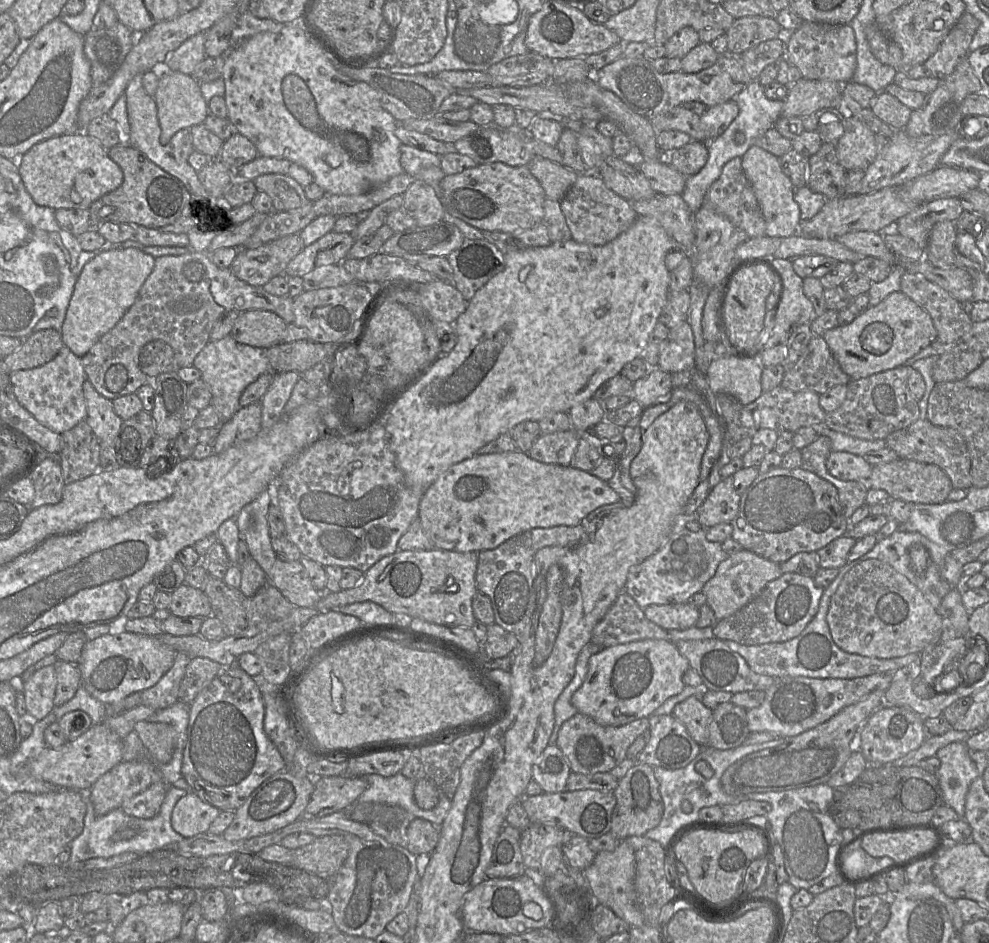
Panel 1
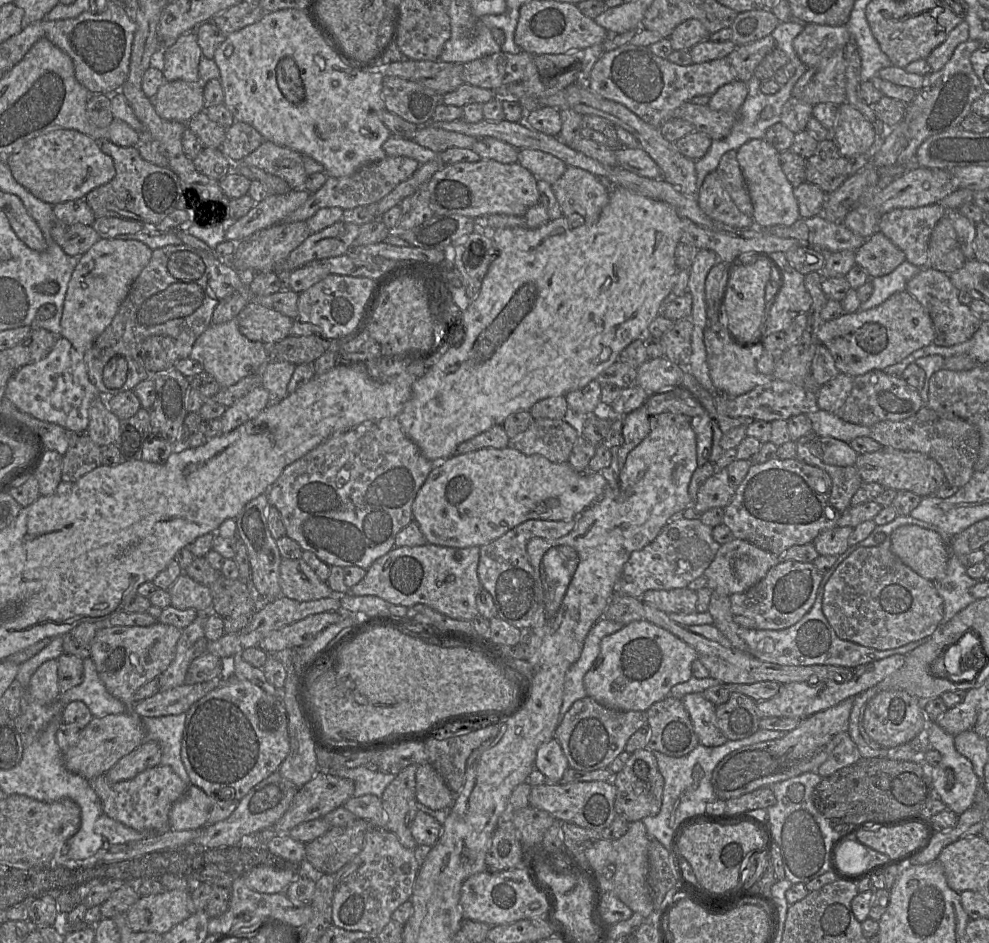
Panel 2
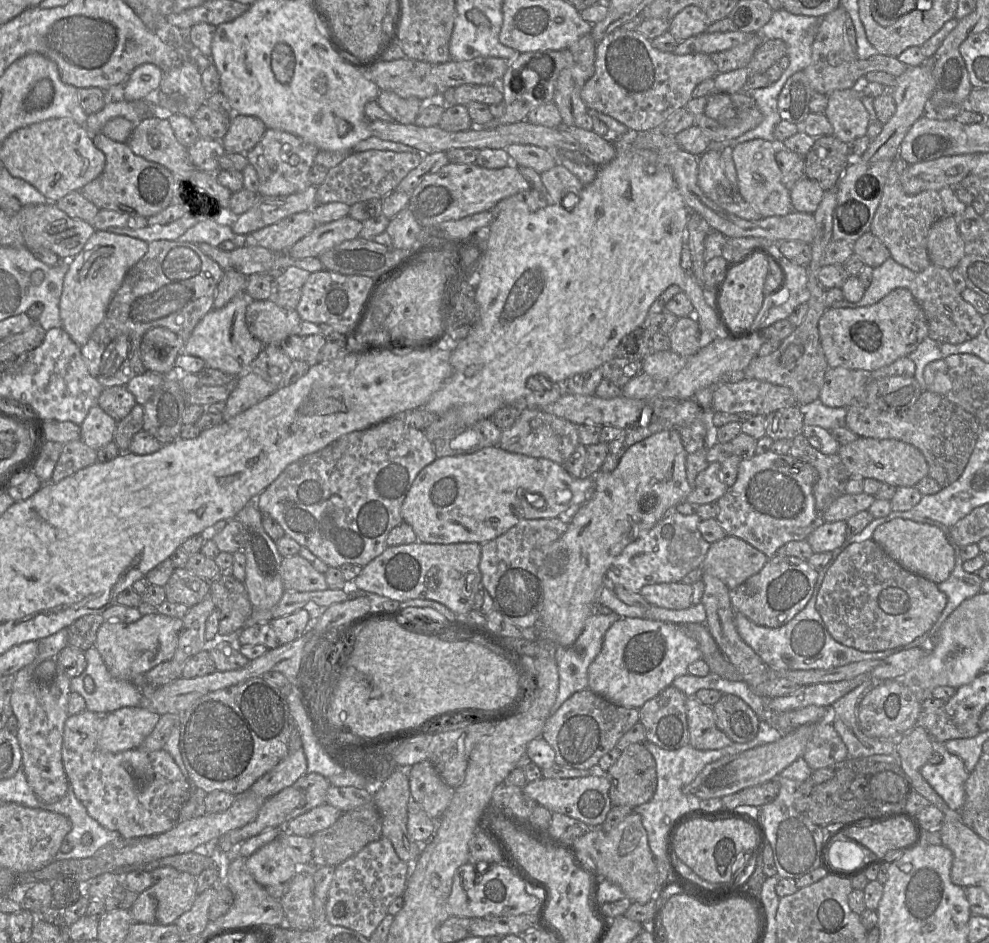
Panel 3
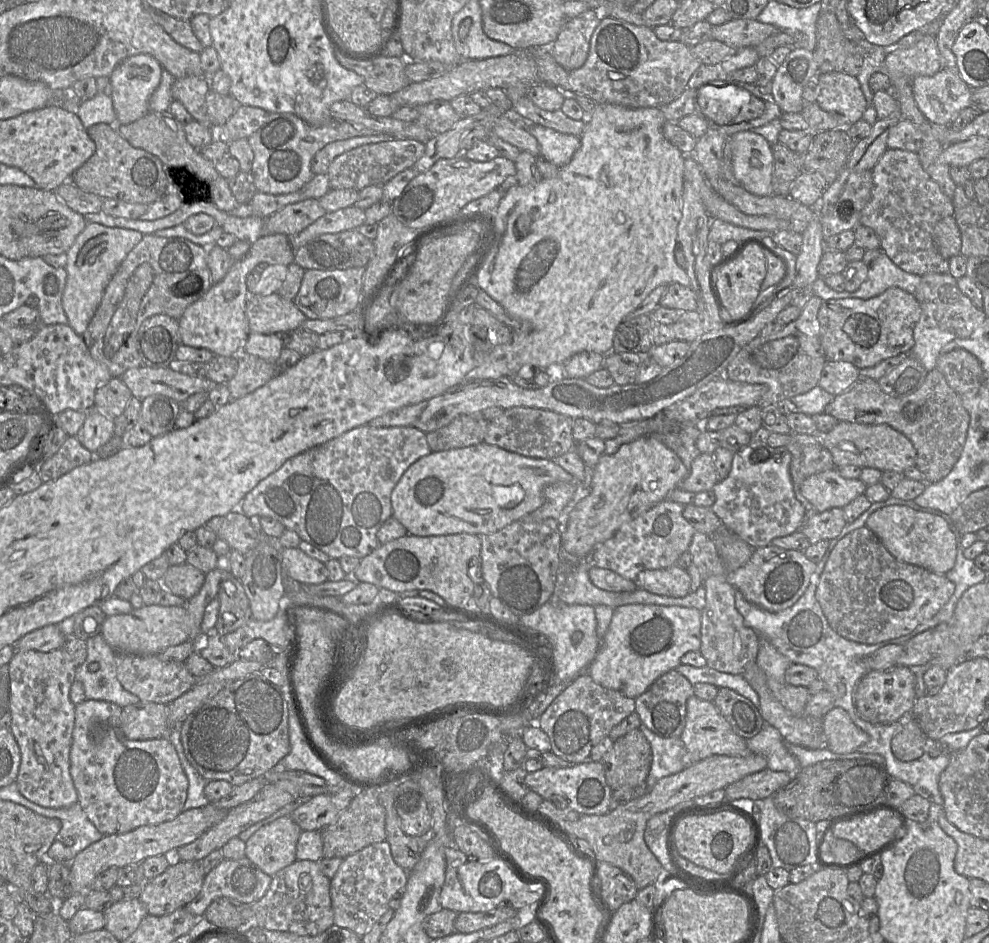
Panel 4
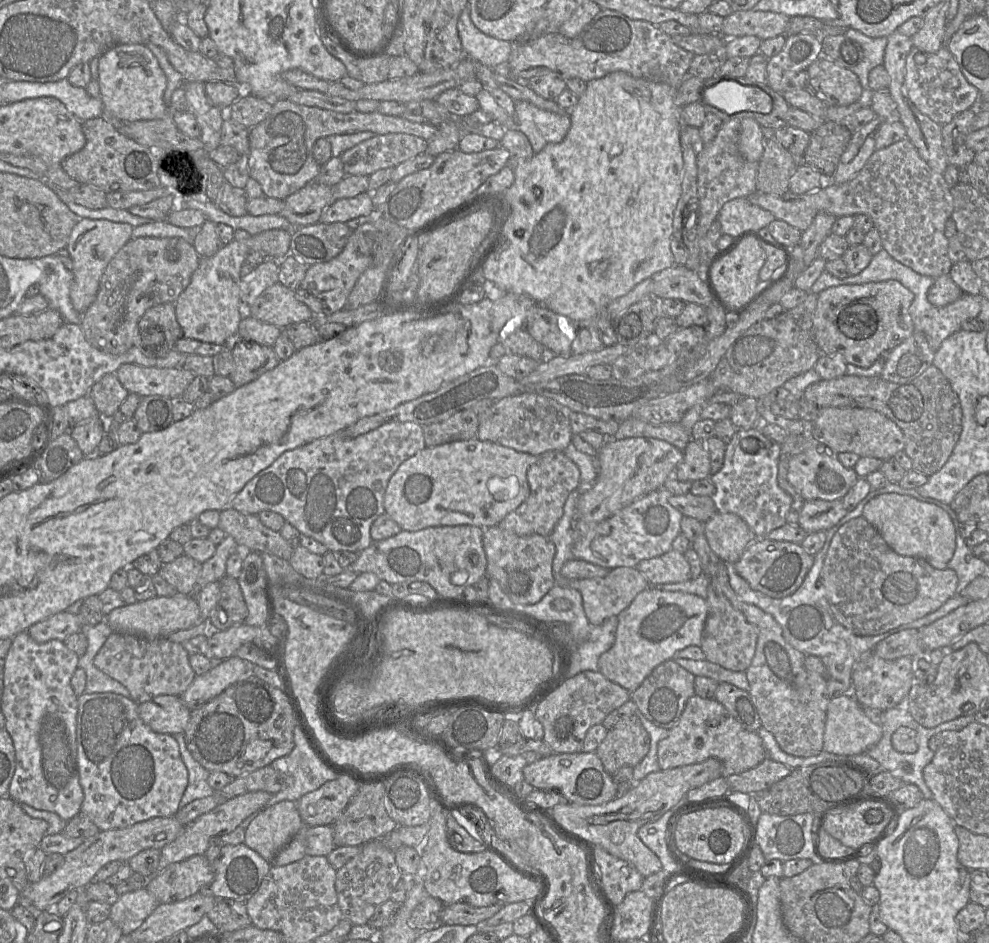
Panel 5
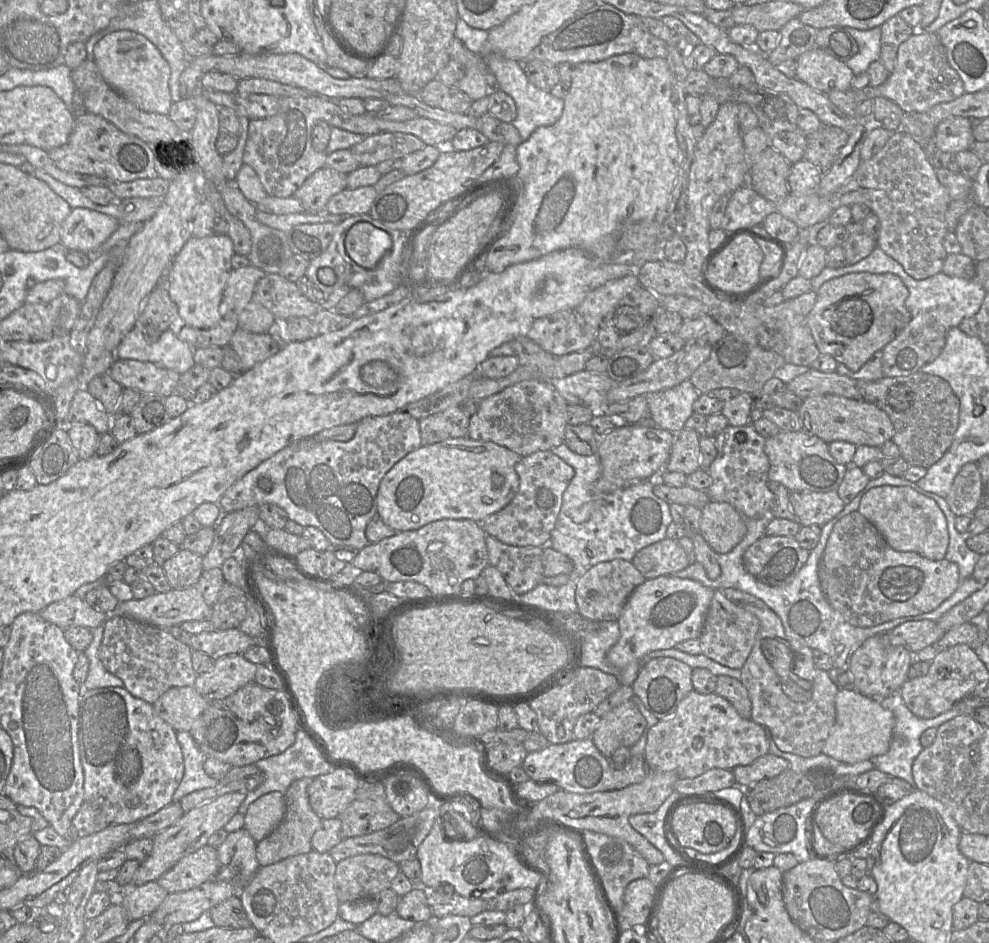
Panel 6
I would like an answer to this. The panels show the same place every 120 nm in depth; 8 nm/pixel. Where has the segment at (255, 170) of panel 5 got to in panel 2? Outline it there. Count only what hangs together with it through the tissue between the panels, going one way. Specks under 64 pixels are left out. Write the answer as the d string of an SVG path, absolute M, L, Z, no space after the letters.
M265 140L240 162L284 179L294 190L304 188L308 178L303 158L304 156L295 150Z

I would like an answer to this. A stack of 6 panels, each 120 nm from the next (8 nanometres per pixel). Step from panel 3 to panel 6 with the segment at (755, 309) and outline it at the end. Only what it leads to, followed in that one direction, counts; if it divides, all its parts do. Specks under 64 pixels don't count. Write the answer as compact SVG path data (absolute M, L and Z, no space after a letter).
M741 235L712 262L707 277L725 293L741 295L756 285L763 257L759 243Z

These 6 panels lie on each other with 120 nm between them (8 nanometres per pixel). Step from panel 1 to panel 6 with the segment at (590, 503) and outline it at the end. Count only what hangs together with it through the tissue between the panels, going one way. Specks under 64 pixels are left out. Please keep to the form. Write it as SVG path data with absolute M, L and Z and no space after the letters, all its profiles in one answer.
M468 437L422 445L382 478L376 495L377 514L396 532L417 530L442 519L481 521L507 506L518 492L515 465L521 458L493 442Z

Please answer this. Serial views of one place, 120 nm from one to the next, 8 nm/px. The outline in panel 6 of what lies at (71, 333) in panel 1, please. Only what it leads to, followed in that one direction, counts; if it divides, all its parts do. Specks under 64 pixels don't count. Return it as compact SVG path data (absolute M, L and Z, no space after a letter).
M73 208L61 225L61 241L69 249L94 252L119 227L120 221L88 208Z

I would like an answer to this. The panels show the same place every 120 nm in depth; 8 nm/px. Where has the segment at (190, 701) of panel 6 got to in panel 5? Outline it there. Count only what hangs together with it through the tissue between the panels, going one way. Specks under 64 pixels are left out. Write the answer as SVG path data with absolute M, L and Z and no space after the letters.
M159 695L138 705L141 720L157 733L184 733L191 710L180 696Z

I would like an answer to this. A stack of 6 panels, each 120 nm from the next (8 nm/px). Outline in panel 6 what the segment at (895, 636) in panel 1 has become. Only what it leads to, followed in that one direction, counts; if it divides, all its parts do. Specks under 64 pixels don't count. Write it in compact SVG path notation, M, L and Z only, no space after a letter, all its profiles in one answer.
M858 510L844 516L834 525L820 560L820 585L825 597L848 623L861 628L930 612L947 600L961 583L959 569L955 563L946 558L934 561L916 552L893 549Z

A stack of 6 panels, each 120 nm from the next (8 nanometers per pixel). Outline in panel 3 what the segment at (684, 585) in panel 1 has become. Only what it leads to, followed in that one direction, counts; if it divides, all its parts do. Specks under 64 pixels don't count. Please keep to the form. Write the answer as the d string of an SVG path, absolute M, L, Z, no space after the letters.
M670 511L613 559L606 572L606 584L639 592L645 585L681 582L686 574L702 566L711 545L698 530L701 520L697 512L683 515Z

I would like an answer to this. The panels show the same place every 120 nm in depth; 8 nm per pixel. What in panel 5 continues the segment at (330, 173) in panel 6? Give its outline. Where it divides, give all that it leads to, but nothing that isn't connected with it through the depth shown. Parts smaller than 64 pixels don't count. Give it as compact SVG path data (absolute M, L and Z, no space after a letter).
M310 181L303 188L288 196L279 213L296 227L319 222L324 210L334 201L333 187Z

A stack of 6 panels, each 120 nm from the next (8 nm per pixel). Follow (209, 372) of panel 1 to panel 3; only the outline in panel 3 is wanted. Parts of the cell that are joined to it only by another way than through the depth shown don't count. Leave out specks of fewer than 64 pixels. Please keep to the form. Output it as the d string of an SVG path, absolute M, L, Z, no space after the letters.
M246 291L235 296L219 309L209 311L195 326L189 339L184 342L183 352L203 359L207 367L239 377L249 371L249 366L257 358L264 344L249 332L245 314L249 299Z

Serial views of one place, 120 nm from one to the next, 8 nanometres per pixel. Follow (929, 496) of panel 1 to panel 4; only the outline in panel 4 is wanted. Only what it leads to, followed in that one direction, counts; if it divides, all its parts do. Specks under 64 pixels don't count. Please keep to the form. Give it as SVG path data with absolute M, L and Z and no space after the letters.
M838 421L831 431L818 433L818 438L831 453L836 467L855 465L860 468L869 467L880 471L893 470L903 473L916 464L917 451L911 441L887 424L871 425Z

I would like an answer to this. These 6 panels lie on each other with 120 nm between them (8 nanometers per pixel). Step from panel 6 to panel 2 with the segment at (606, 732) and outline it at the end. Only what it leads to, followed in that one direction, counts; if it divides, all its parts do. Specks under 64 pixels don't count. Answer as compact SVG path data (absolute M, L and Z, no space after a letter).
M638 749L630 754L621 771L613 775L616 788L614 809L628 823L659 813L662 805L664 779L658 770L656 759L649 749Z

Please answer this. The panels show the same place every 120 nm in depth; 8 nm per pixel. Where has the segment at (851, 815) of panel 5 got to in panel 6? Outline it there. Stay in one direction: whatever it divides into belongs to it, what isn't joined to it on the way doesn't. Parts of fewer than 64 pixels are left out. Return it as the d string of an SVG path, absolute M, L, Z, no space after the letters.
M845 794L823 803L816 823L831 843L853 846L868 837L882 816L882 808L873 799Z

